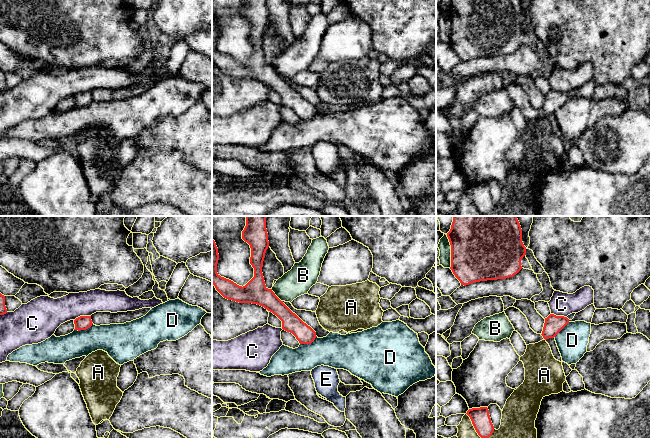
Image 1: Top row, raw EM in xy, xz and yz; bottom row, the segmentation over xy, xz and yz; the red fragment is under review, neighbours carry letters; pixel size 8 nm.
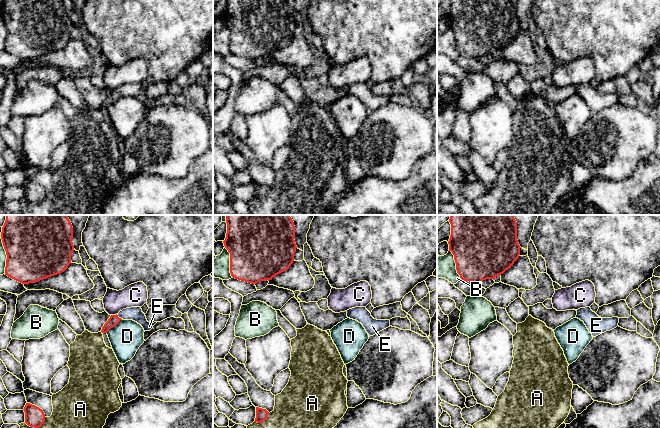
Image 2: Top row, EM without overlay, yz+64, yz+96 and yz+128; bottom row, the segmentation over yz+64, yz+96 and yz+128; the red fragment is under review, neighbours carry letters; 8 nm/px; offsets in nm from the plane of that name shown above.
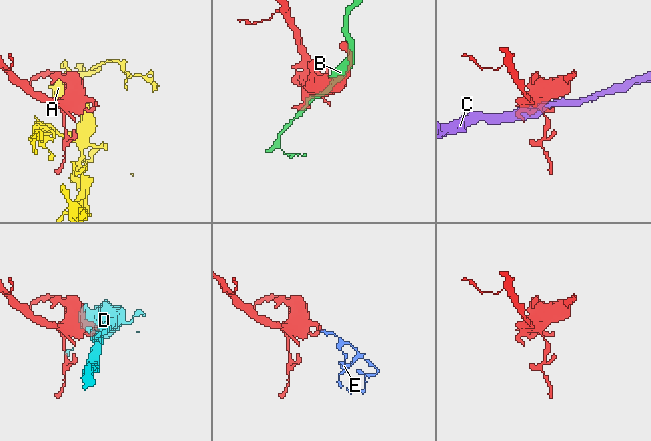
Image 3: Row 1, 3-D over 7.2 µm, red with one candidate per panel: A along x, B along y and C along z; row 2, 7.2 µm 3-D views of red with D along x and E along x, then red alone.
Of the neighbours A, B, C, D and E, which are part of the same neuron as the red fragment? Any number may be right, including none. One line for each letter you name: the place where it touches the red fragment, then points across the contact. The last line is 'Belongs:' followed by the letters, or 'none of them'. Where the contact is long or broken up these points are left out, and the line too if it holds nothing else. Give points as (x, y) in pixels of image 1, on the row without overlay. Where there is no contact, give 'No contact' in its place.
E: Touches red at yz (567, 94). Path across: yz (553, 100), (567, 94), (571, 92)
Belongs: E

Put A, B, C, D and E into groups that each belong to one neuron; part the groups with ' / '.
A / B / C / D / E

